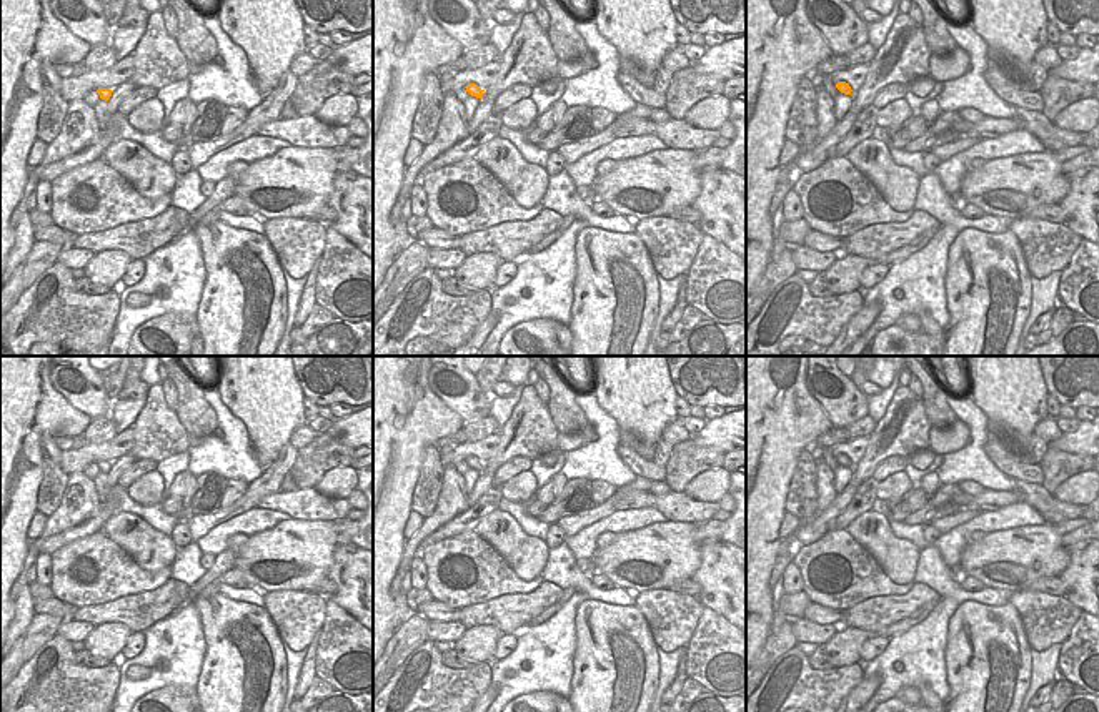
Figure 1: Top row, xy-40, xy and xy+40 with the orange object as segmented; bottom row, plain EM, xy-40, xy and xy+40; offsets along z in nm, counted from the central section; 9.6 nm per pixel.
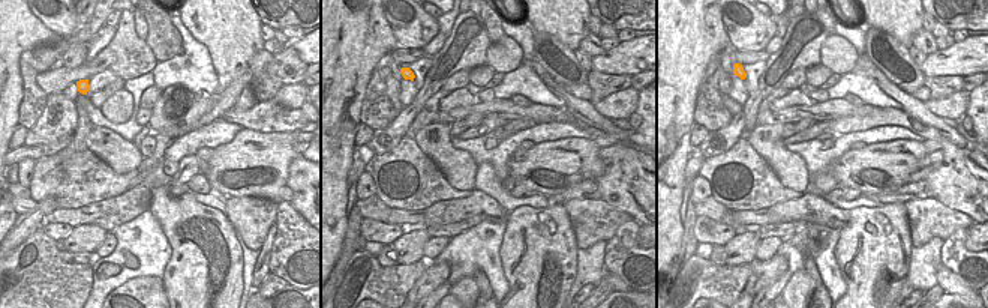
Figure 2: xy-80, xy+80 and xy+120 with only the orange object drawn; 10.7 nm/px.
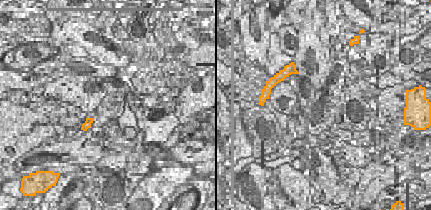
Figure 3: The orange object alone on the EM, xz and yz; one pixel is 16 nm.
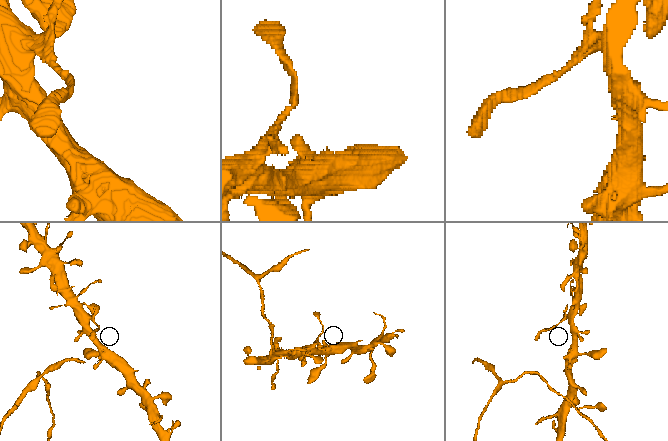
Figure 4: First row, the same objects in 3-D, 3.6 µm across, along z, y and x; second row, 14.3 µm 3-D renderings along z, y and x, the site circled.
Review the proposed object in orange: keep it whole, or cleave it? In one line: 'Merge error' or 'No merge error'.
Merge error.

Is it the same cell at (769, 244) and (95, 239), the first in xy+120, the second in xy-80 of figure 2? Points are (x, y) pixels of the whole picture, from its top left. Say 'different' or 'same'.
different

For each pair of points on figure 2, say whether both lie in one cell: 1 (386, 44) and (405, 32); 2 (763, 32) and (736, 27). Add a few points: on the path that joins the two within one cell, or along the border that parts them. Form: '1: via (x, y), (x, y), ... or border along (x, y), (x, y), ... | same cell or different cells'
1: border along (383, 15), (398, 45) | different cells
2: via (757, 30), (742, 27) | same cell

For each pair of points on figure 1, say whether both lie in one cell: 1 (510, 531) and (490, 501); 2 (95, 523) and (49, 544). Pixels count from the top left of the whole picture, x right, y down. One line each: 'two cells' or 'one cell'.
1: two cells
2: one cell

